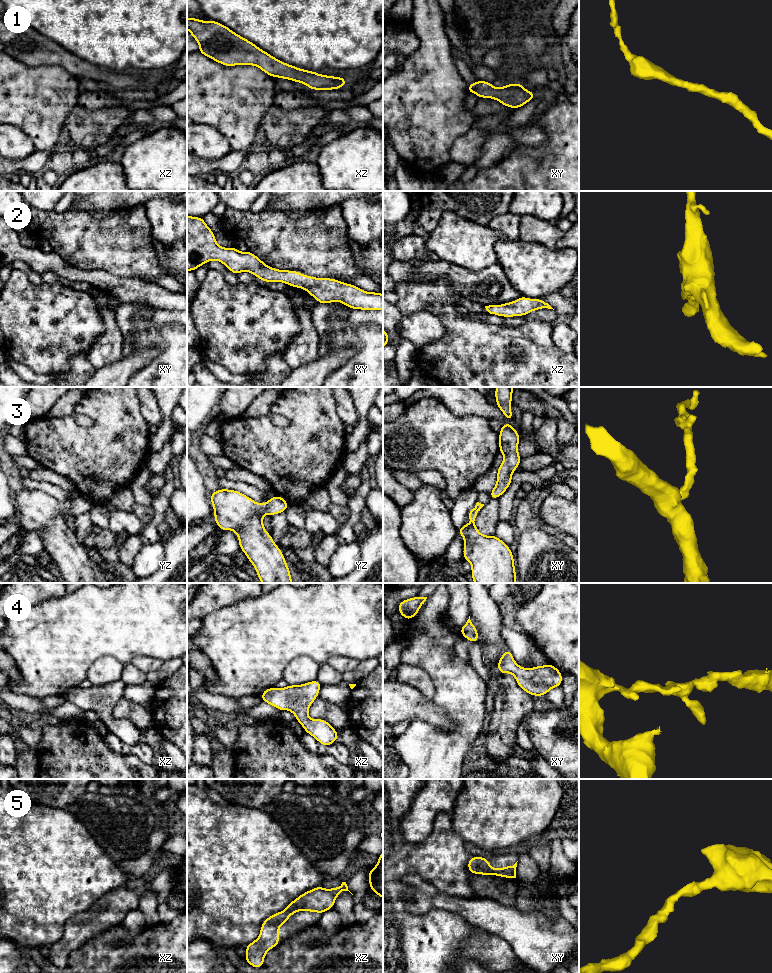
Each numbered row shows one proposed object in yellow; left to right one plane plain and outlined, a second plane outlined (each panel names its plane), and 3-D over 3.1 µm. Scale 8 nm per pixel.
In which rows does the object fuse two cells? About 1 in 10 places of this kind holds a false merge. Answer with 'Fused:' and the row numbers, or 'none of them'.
Fused: none of them

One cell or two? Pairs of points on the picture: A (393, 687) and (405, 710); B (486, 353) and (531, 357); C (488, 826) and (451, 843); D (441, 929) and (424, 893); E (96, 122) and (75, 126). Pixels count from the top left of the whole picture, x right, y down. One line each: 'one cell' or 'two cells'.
A: one cell
B: one cell
C: two cells
D: two cells
E: one cell

